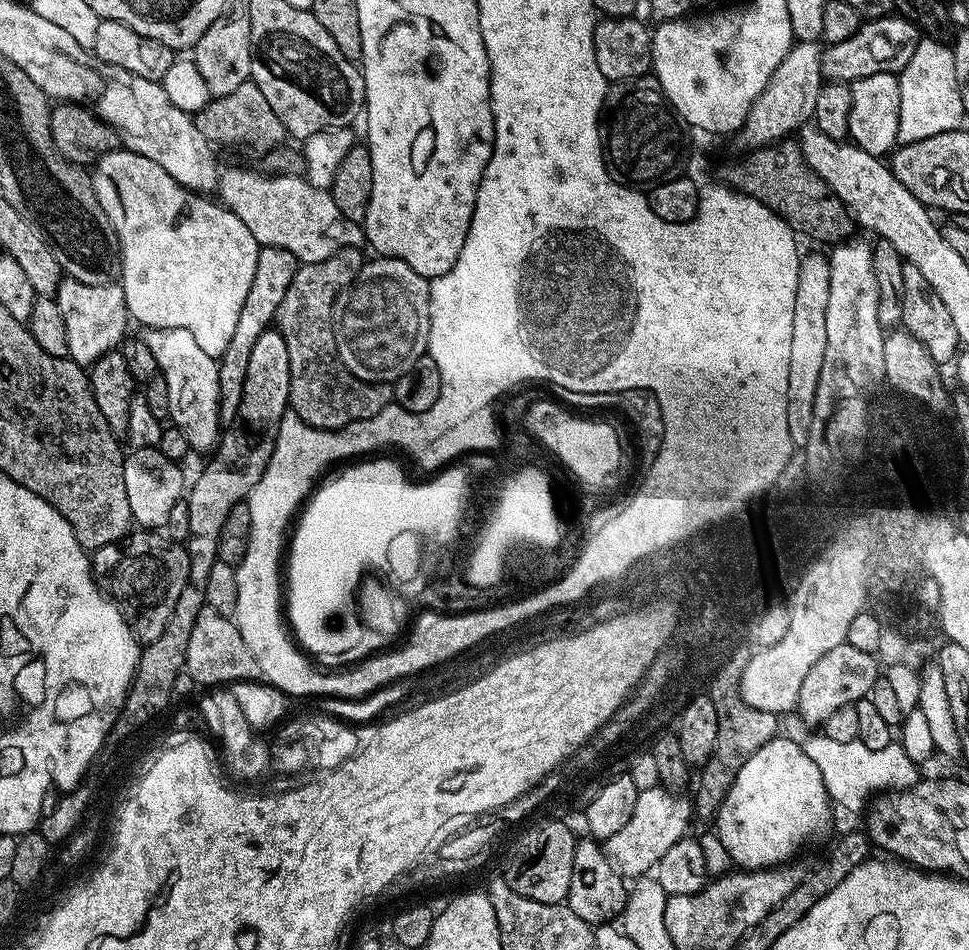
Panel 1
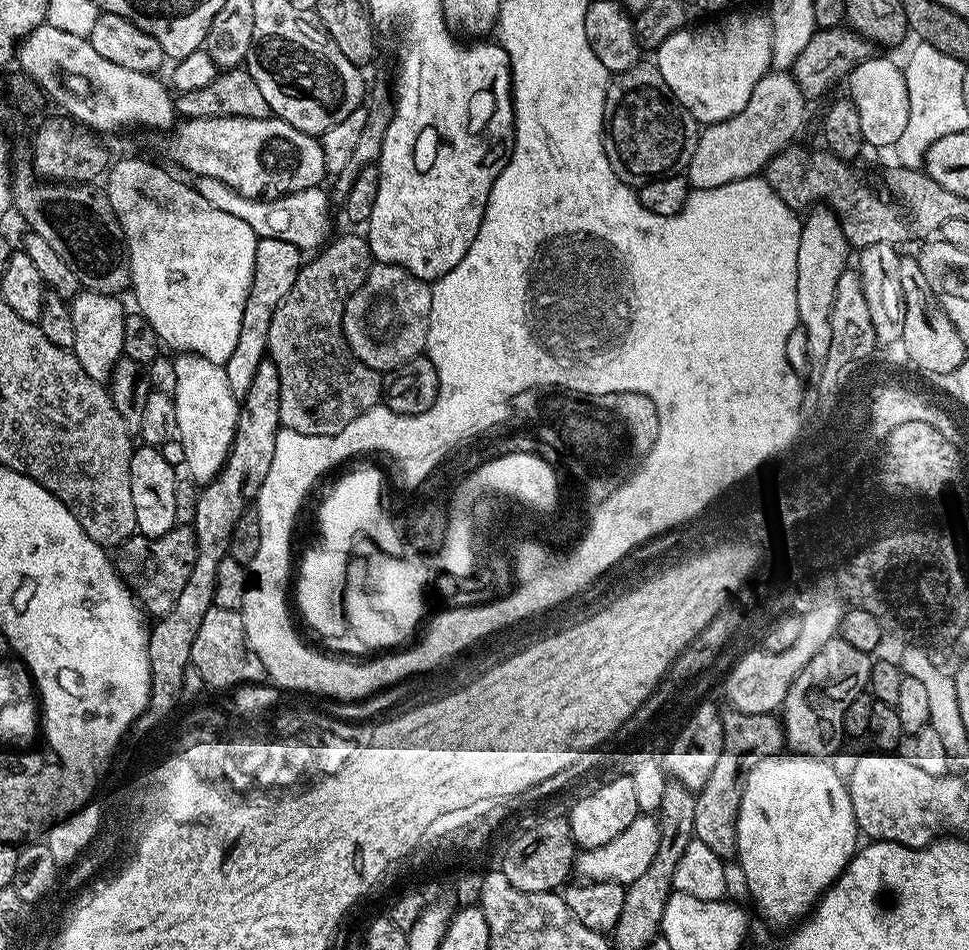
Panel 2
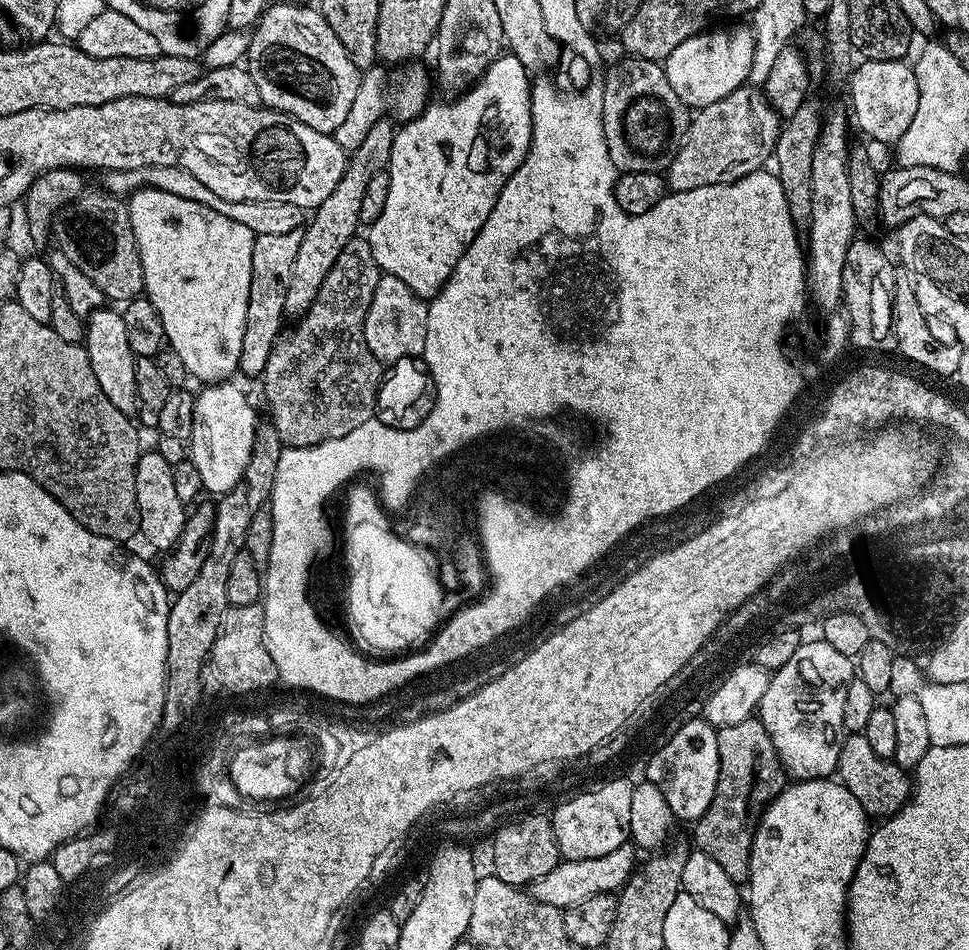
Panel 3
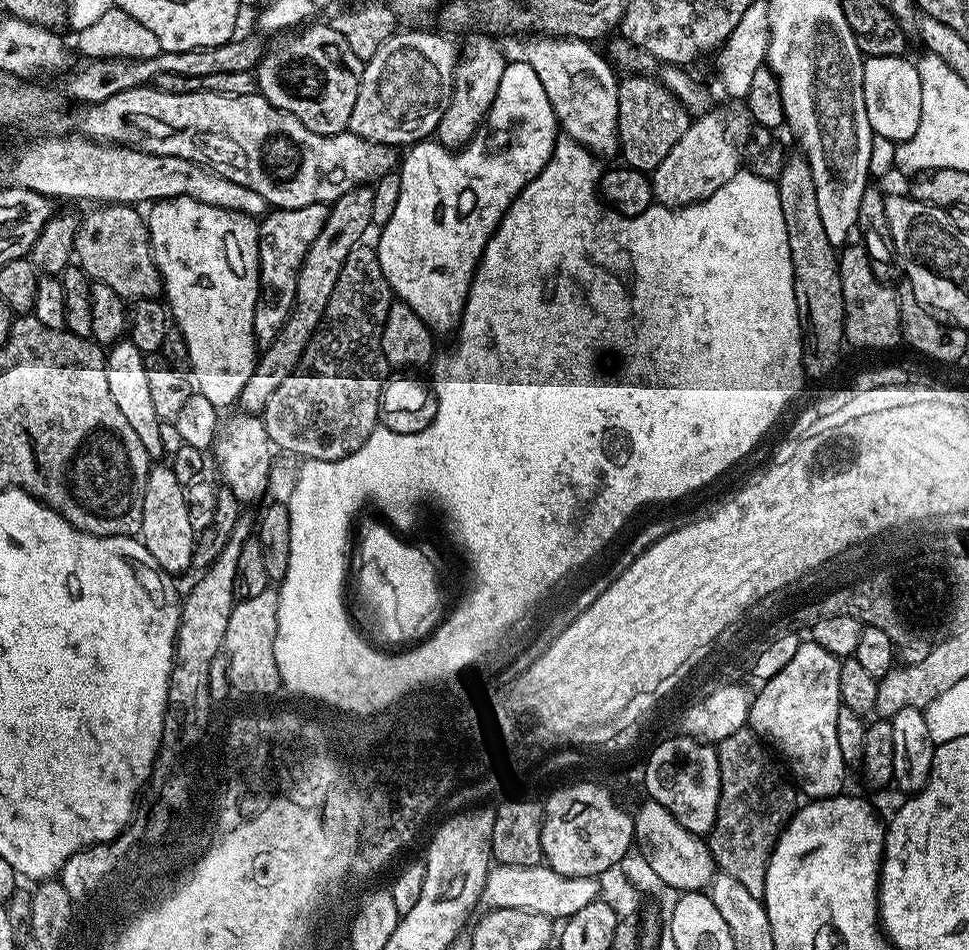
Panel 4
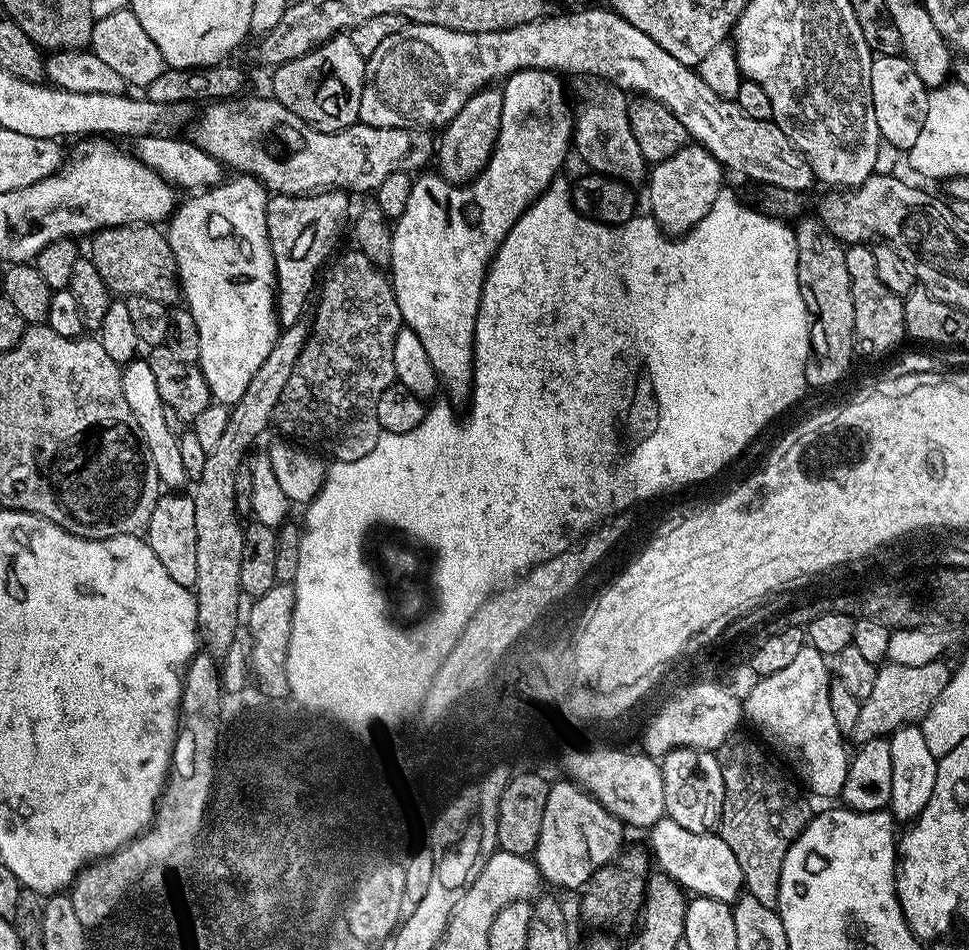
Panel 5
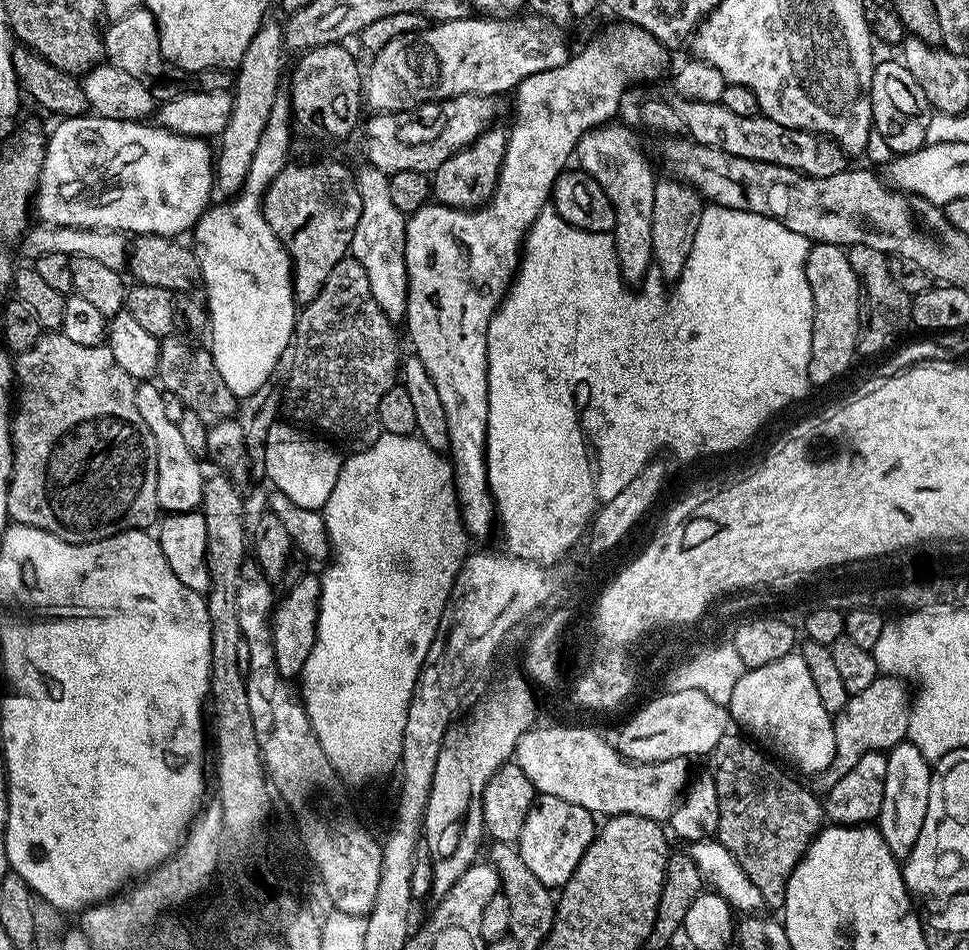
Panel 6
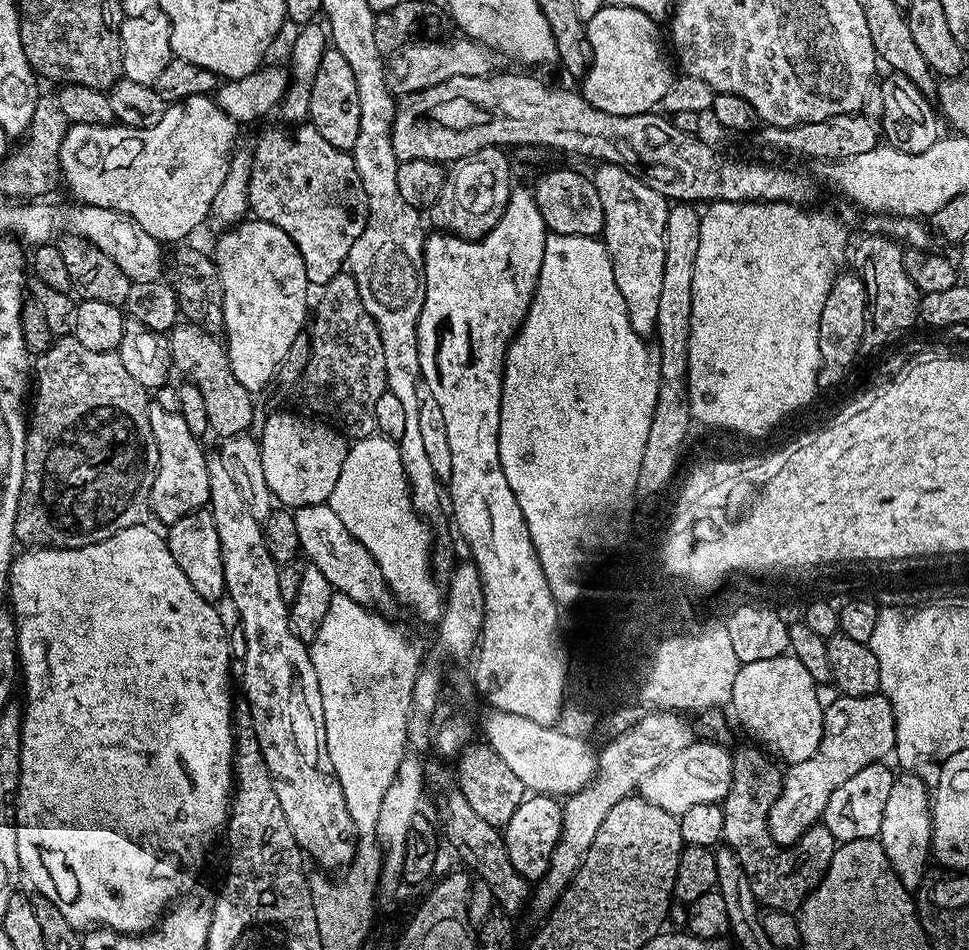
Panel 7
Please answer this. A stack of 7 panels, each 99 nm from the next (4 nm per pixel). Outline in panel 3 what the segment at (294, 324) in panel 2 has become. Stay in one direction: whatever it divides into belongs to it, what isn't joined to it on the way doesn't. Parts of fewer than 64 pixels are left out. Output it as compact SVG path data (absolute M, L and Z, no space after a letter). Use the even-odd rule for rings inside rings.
M360 234L353 236L350 242L346 242L346 246L342 246L338 262L330 266L330 274L326 274L326 282L322 282L314 302L295 321L296 329L289 336L287 333L277 340L266 362L262 383L264 400L268 403L269 414L272 415L269 416L270 422L284 446L305 448L330 442L334 438L350 434L350 430L362 426L362 422L373 419L376 393L381 390L382 385L382 365L368 349L364 337L364 319L381 275L368 239Z

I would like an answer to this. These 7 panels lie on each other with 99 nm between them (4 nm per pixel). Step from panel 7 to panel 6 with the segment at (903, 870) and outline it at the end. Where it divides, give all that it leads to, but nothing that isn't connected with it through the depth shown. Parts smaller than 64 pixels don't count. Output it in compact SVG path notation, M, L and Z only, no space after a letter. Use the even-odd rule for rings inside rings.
M907 738L887 749L886 755L886 790L882 798L878 827L882 838L886 838L886 846L890 846L893 854L897 858L907 858L910 850L914 850L914 842L918 842L918 834L922 834L922 826L926 822L926 806L930 802L934 768L924 757L922 750L918 750L918 746L914 746Z

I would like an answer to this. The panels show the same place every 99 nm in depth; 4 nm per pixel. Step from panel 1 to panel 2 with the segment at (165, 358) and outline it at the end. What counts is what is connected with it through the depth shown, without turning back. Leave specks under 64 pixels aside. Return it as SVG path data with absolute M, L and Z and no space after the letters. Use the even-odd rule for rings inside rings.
M180 354L175 357L174 371L177 375L176 430L184 447L184 464L187 475L197 485L205 486L223 470L238 426L240 404L226 382L223 366L201 356Z

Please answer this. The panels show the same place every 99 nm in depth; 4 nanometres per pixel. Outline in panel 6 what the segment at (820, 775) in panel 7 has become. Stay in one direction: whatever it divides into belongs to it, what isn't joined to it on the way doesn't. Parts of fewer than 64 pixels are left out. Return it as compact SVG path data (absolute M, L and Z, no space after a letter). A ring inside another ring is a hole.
M879 675L876 681L866 690L862 690L856 696L849 697L845 708L834 716L834 738L836 739L836 754L832 767L828 769L826 776L829 781L838 779L842 774L850 774L854 766L862 759L862 754L871 752L884 752L894 745L902 743L908 734L910 718L912 717L913 697L910 695L909 685L899 676Z

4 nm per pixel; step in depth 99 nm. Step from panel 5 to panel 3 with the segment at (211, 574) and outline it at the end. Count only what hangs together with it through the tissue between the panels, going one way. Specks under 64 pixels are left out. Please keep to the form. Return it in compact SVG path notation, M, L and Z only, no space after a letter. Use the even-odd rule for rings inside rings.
M388 118L374 122L374 126L370 126L370 134L366 134L360 145L351 149L346 170L342 178L338 178L338 186L334 186L334 191L326 197L326 202L322 202L311 213L312 221L309 222L308 228L306 224L303 229L302 246L298 246L298 255L294 258L294 266L290 274L290 290L286 290L285 317L299 318L307 312L322 282L326 282L326 274L330 274L330 266L338 262L338 254L342 254L342 246L346 246L346 242L350 242L352 237L357 235L361 227L362 194L366 194L366 186L370 186L370 178L387 169L395 137L396 128Z

